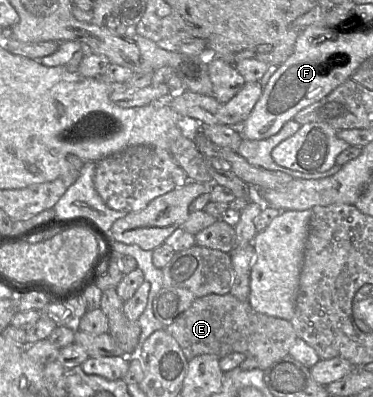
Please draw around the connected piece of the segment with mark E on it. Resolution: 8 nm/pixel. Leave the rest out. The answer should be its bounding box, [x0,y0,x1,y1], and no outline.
[165,293,298,371]

